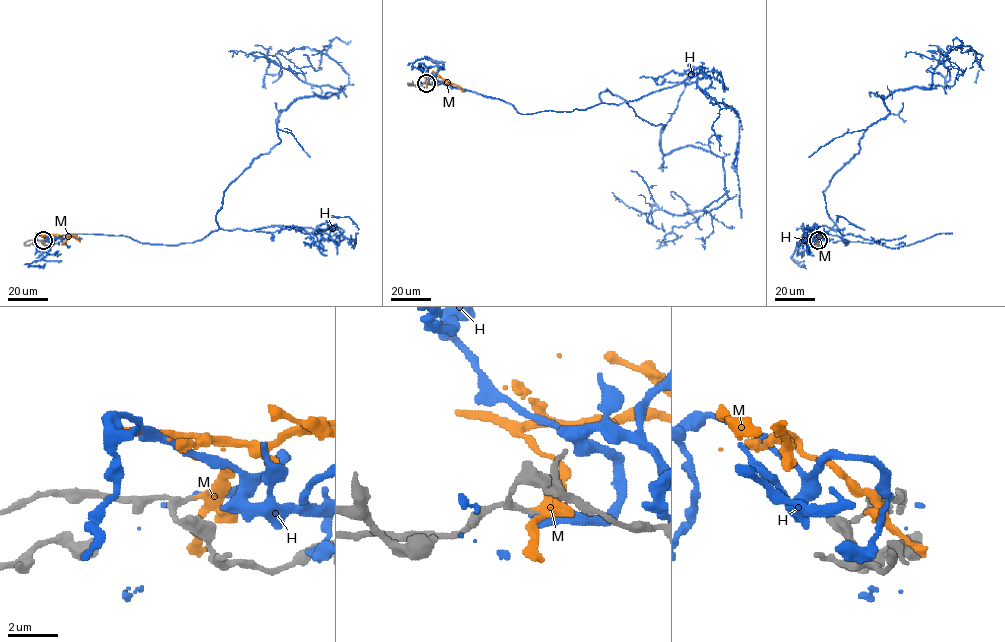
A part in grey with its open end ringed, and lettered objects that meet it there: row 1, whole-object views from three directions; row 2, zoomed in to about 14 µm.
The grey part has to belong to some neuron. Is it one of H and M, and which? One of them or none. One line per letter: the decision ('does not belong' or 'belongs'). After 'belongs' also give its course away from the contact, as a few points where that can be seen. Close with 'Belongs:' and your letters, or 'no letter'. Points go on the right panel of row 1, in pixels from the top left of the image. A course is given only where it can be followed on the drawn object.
H: does not belong
M: belongs | via (818, 240), (811, 234), (819, 235), (825, 241)
Belongs: M

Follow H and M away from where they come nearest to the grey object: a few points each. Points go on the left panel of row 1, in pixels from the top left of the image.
H: (43, 240), (215, 231), (224, 191), (280, 141), (278, 115), (348, 74), (303, 47), (275, 54), (272, 82)
M: (43, 240), (43, 235), (56, 234), (73, 235), (80, 241)

